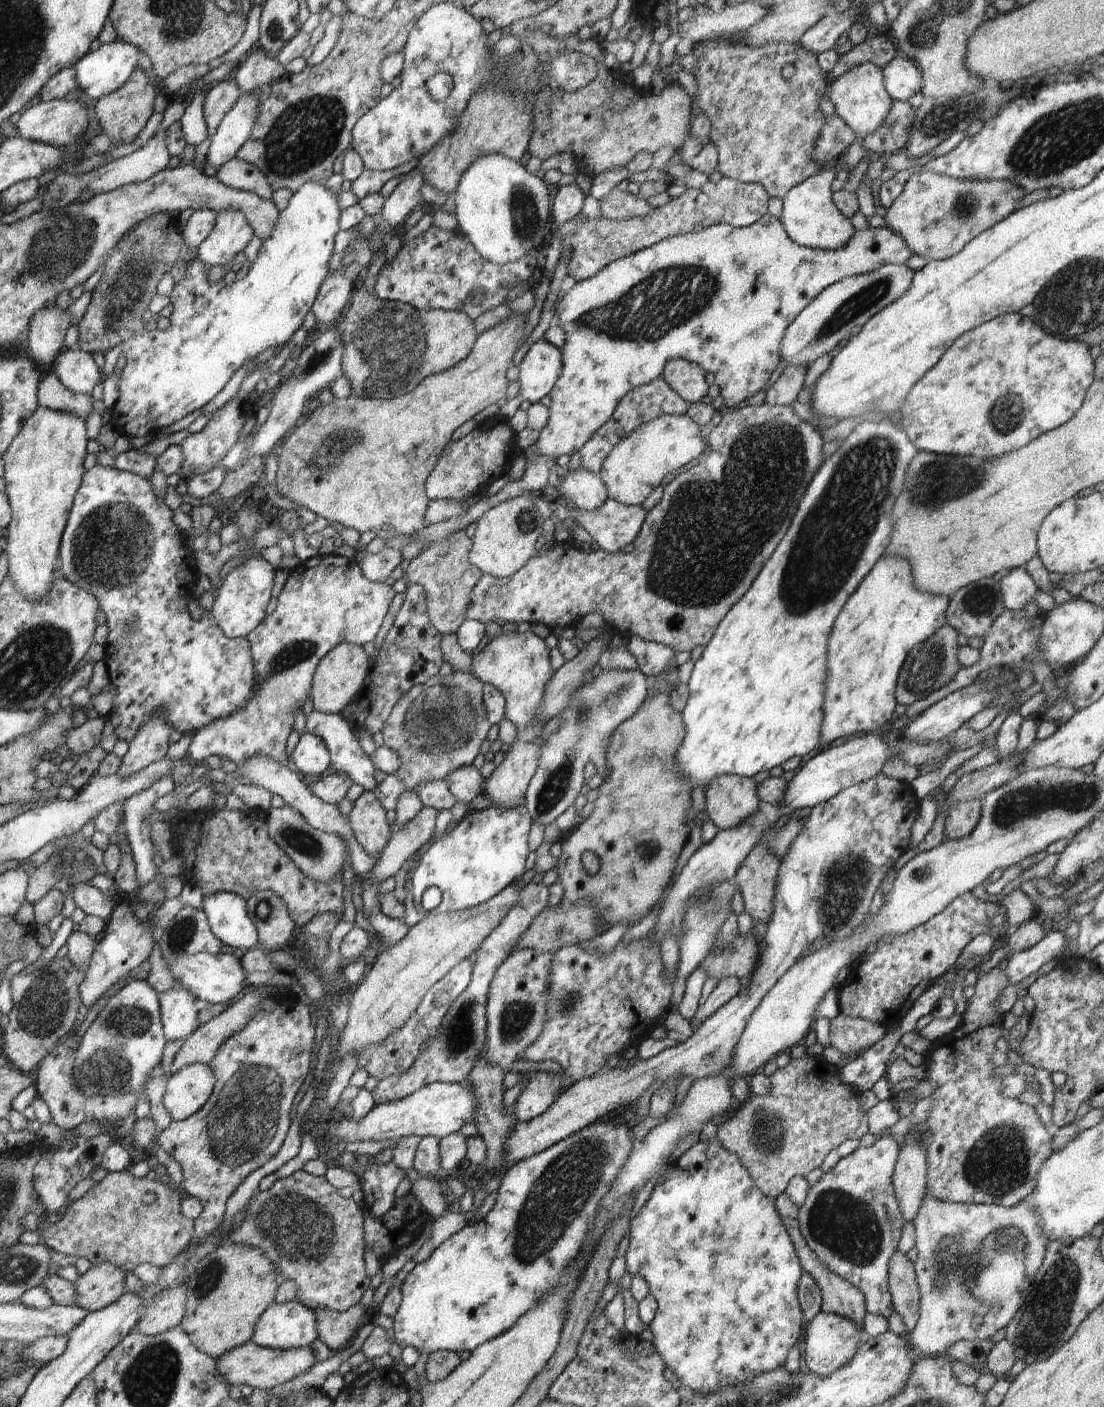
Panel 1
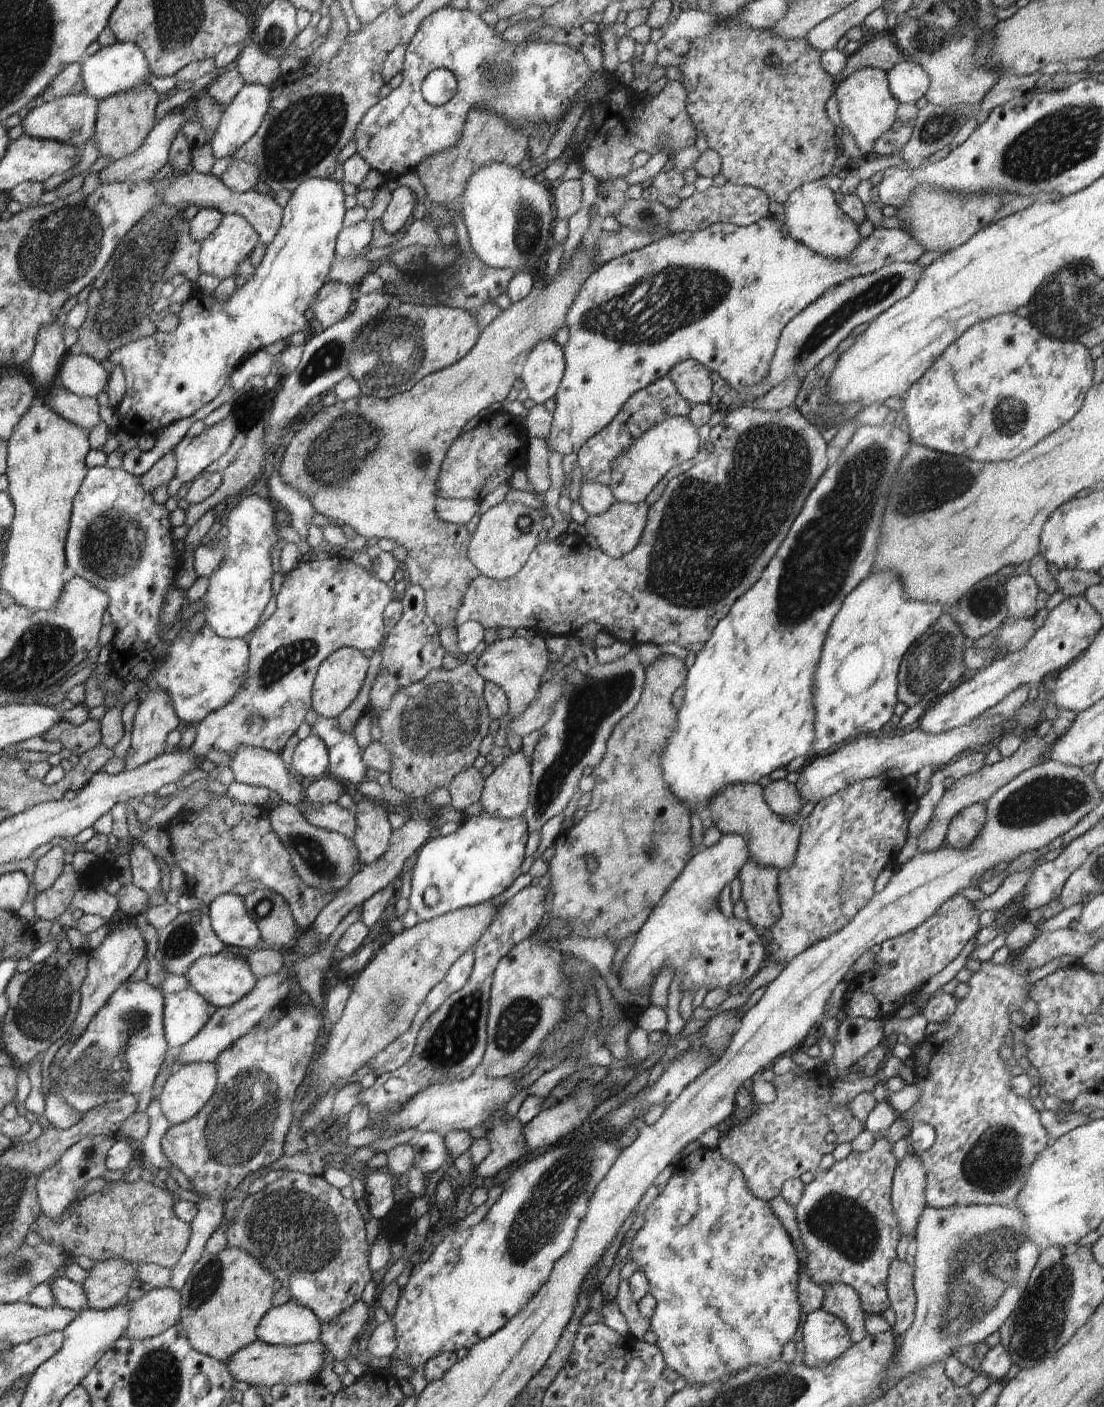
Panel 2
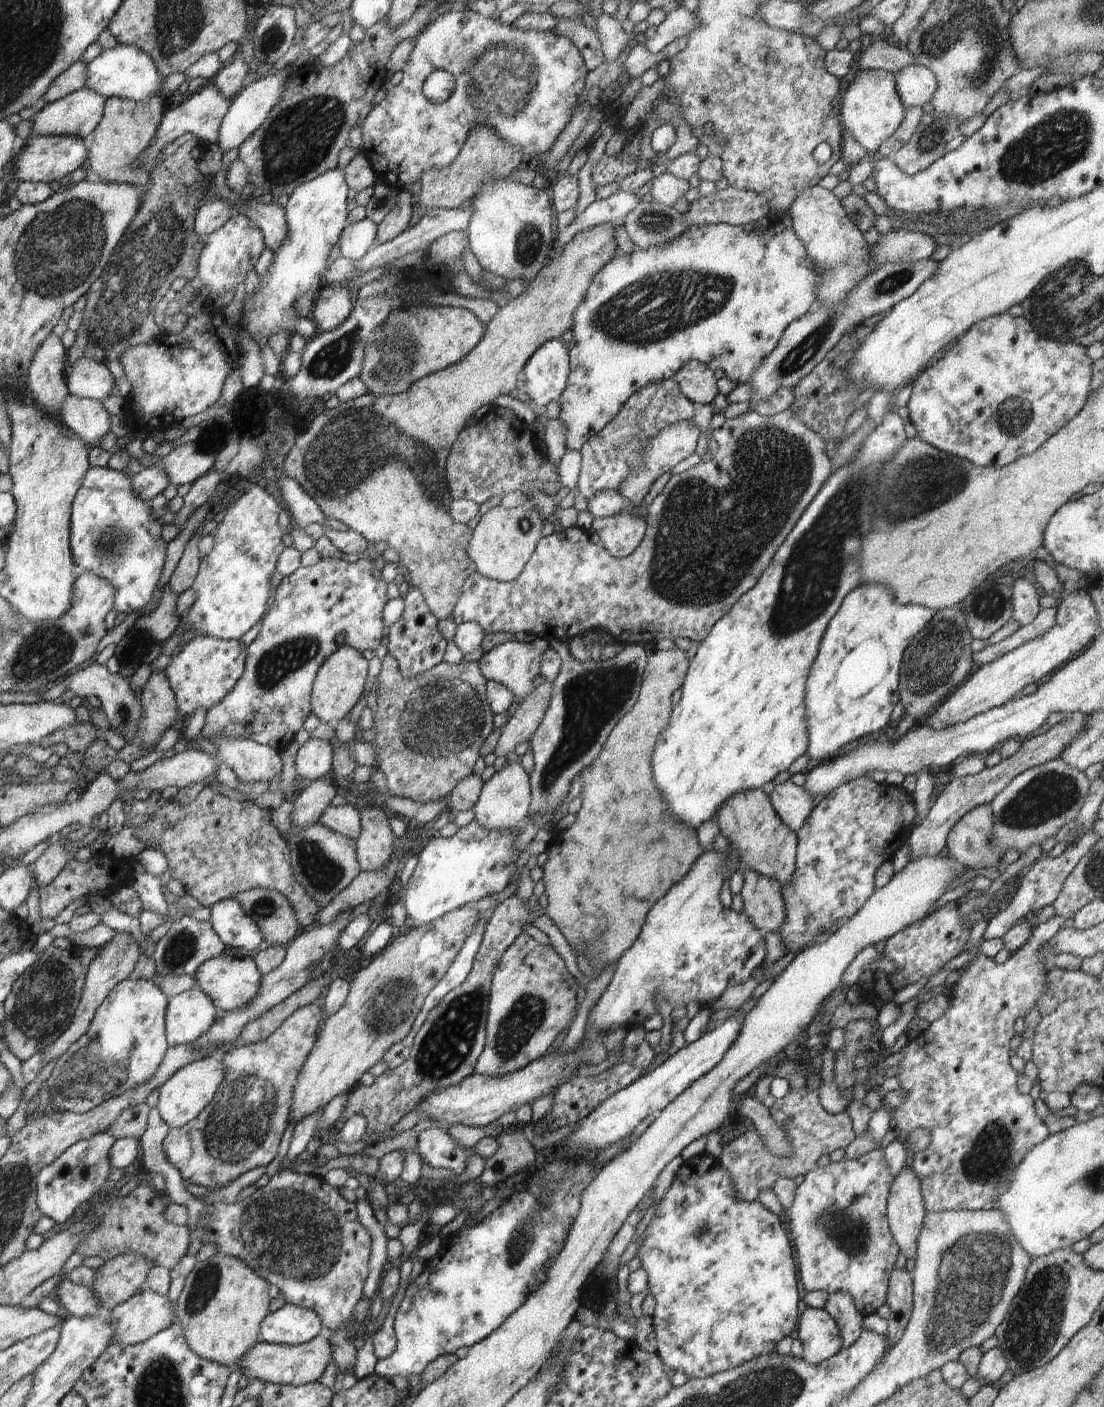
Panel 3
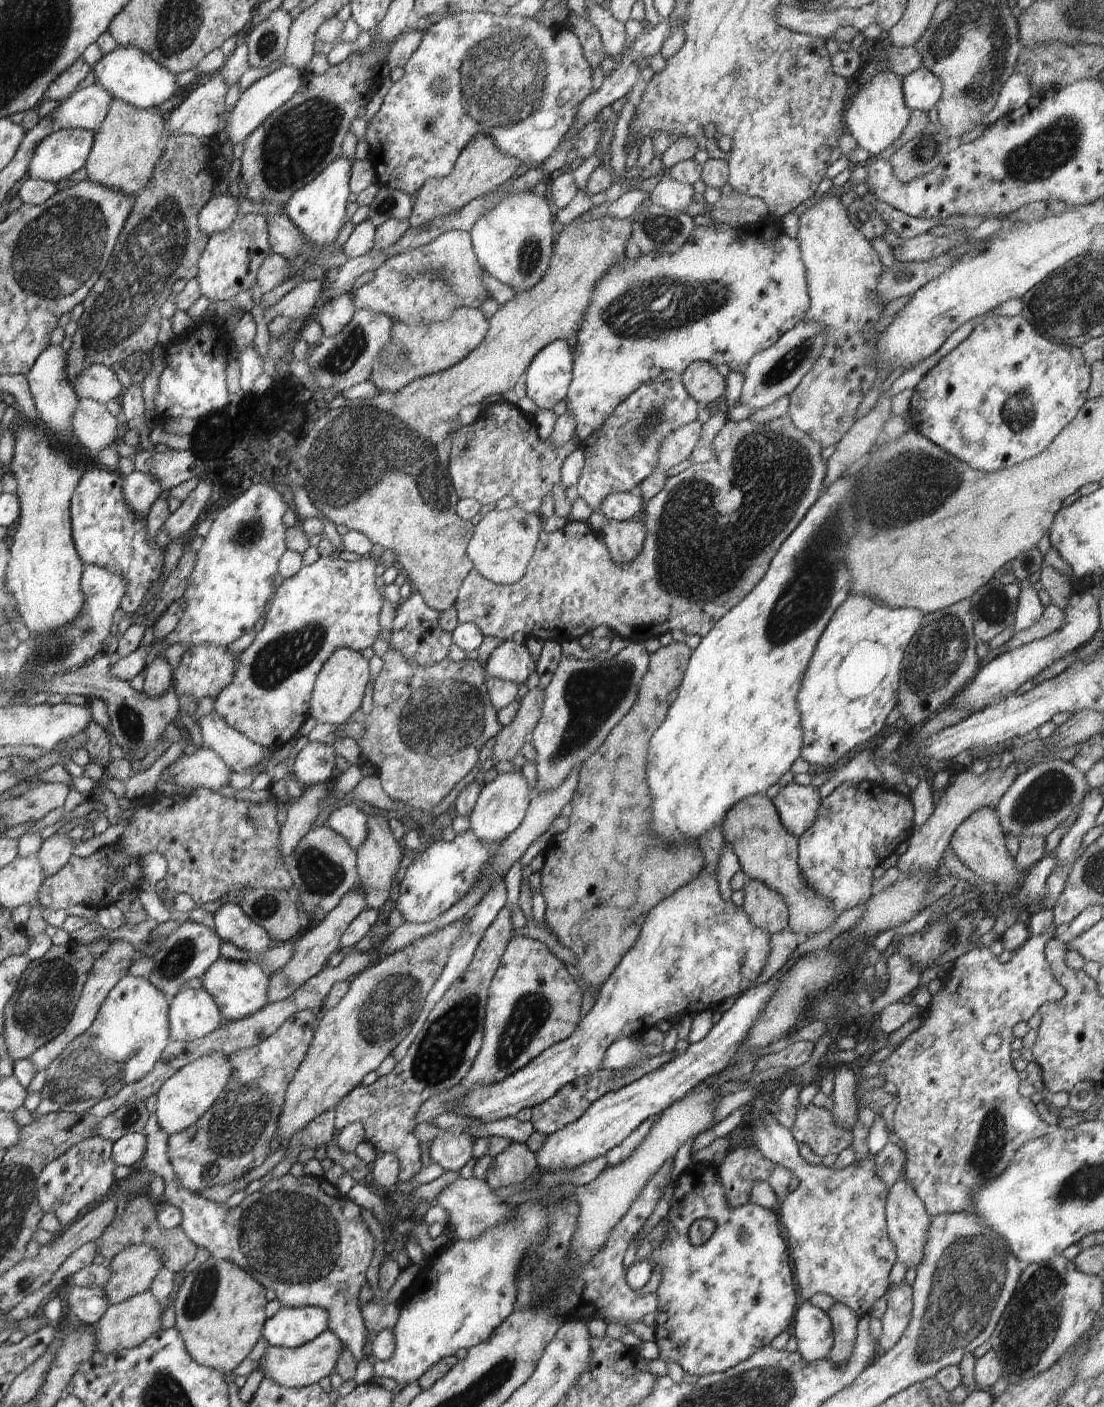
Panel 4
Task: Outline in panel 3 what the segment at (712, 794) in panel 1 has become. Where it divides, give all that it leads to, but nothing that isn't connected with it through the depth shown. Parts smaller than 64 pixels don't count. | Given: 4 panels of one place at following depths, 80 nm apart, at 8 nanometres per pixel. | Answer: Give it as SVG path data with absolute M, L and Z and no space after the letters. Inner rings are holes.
M762 789L733 794L717 808L714 820L739 854L740 862L748 869L777 880L782 887L792 878L797 855L797 833L782 822Z

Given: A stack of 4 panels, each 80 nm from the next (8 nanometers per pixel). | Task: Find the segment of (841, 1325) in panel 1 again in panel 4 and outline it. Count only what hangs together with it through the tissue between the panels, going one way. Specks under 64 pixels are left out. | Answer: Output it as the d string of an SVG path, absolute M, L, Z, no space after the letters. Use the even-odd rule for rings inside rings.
M807 1300L794 1315L794 1336L800 1356L807 1362L825 1359L834 1346L833 1324L826 1311Z

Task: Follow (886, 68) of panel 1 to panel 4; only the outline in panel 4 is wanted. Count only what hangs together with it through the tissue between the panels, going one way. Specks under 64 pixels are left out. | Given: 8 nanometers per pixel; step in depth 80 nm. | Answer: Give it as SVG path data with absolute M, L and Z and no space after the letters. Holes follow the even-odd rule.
M924 66L902 77L904 100L911 111L934 108L942 89L941 80Z

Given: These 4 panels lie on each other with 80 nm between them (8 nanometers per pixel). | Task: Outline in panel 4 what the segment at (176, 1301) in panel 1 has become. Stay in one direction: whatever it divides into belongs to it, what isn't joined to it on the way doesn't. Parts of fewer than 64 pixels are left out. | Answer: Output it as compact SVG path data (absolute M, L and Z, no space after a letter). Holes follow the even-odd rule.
M149 1290L138 1293L121 1303L110 1305L104 1316L92 1326L97 1338L97 1351L111 1353L116 1349L131 1349L142 1344L161 1329L162 1316L160 1303Z

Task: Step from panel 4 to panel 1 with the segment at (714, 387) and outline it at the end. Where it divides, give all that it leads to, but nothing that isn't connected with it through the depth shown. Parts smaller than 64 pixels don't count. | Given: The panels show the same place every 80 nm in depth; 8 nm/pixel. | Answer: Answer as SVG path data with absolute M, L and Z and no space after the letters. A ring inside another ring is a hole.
M670 359L665 362L661 376L687 403L701 402L707 395L706 372L694 361Z

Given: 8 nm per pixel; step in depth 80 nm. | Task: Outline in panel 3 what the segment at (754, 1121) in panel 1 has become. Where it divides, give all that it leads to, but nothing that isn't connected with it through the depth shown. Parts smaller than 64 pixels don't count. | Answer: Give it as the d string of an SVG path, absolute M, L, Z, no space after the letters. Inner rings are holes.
M808 1087L788 1091L781 1099L776 1099L774 1106L769 1108L770 1116L786 1133L791 1144L789 1155L776 1156L766 1146L764 1139L756 1130L748 1130L723 1146L718 1157L719 1163L726 1167L737 1188L736 1196L747 1201L756 1201L765 1190L773 1190L776 1179L784 1177L794 1179L799 1174L806 1174L816 1168L817 1160L824 1154L829 1154L846 1148L855 1139L852 1119L845 1111L838 1114L826 1112L820 1103L818 1089Z

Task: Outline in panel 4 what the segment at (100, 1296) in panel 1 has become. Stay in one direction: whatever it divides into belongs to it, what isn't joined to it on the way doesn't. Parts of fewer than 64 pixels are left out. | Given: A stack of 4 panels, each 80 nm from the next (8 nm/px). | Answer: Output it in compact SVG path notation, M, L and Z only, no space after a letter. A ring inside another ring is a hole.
M132 1245L107 1262L110 1278L101 1286L110 1305L148 1291L163 1267L161 1256L147 1245Z

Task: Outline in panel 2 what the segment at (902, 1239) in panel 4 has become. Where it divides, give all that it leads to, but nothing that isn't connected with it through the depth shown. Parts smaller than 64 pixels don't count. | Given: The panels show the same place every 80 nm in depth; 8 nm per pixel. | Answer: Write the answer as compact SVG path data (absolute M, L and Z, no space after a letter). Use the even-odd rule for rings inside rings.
M914 1151L897 1162L893 1174L891 1203L903 1235L913 1234L925 1200L926 1171L922 1159Z

